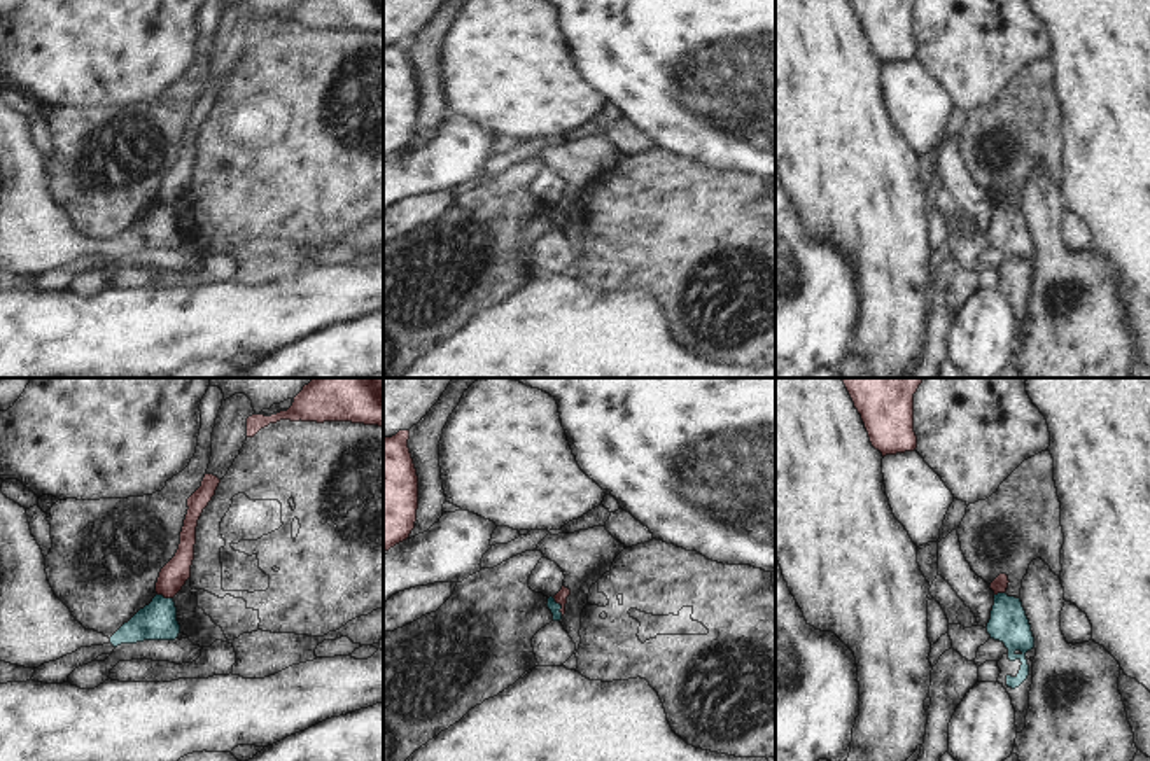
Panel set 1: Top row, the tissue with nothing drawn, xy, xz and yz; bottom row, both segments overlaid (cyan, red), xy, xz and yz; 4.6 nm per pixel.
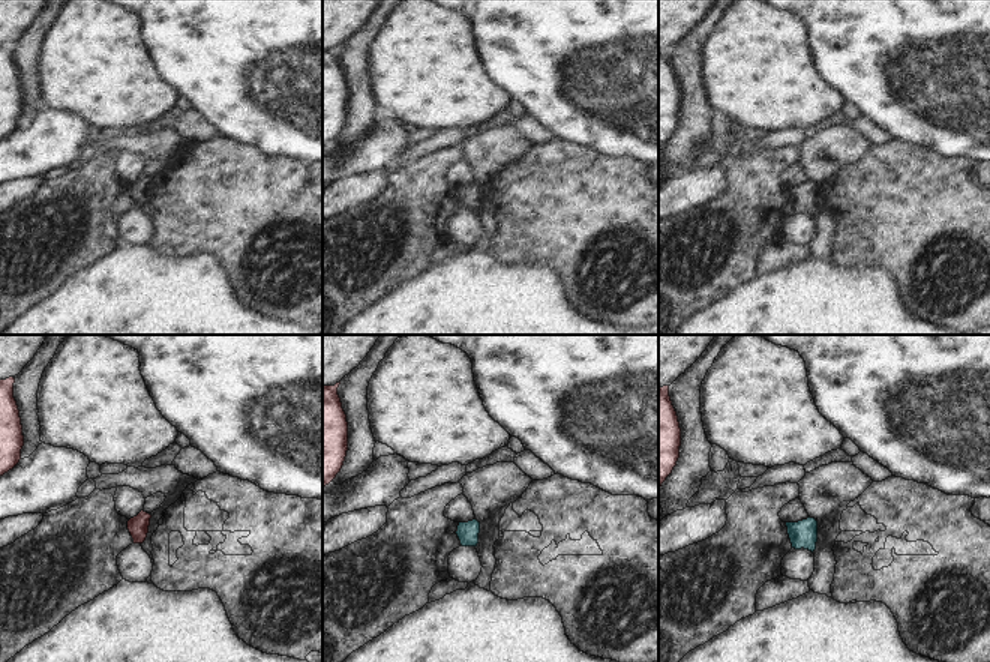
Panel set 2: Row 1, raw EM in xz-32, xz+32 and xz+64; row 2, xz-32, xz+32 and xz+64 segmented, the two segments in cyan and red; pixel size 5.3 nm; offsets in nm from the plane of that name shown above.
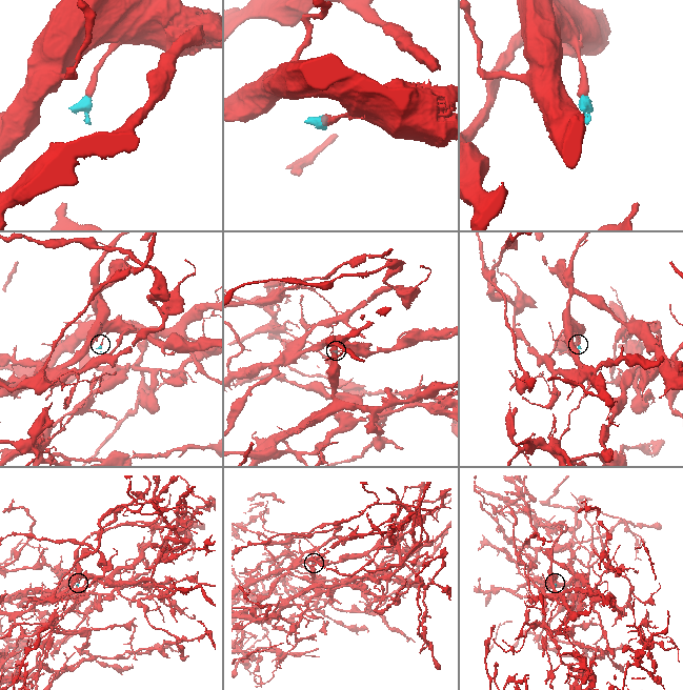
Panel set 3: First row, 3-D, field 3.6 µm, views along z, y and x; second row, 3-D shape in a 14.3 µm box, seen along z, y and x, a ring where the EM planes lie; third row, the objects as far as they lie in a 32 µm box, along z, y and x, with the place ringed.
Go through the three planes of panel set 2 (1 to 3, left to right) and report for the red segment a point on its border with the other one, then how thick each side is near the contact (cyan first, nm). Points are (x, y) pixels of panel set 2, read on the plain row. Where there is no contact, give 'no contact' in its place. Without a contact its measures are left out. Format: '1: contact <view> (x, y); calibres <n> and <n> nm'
1: no contact
2: no contact
3: no contact

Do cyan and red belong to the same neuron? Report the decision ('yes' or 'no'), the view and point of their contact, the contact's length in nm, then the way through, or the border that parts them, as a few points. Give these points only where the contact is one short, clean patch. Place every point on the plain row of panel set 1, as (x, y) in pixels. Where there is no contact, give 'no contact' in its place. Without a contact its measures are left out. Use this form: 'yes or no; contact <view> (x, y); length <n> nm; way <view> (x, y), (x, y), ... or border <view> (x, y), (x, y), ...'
no; contact xz (560, 214); length 100 nm; border xz (552, 205), (560, 214), (562, 223)

